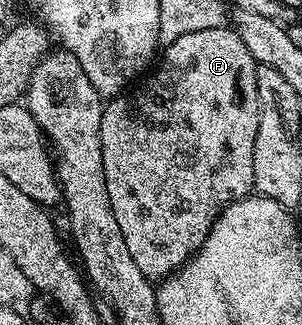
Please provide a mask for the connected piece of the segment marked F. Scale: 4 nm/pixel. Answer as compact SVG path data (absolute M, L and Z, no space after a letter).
M235 28L190 31L190 35L182 35L182 39L163 46L159 61L151 70L151 73L153 72L152 78L145 83L144 90L133 88L127 96L113 97L104 105L102 127L100 128L102 167L106 171L106 191L110 195L110 207L114 207L114 219L118 223L118 228L122 230L122 235L126 239L126 248L129 249L131 257L134 258L134 263L138 263L138 271L142 271L142 275L146 275L150 279L163 279L169 277L171 273L175 273L182 265L182 259L186 259L184 255L192 247L190 243L203 241L200 235L208 233L206 225L213 225L220 212L231 201L240 201L253 192L254 139L258 135L257 64L250 55L246 43L236 34Z

